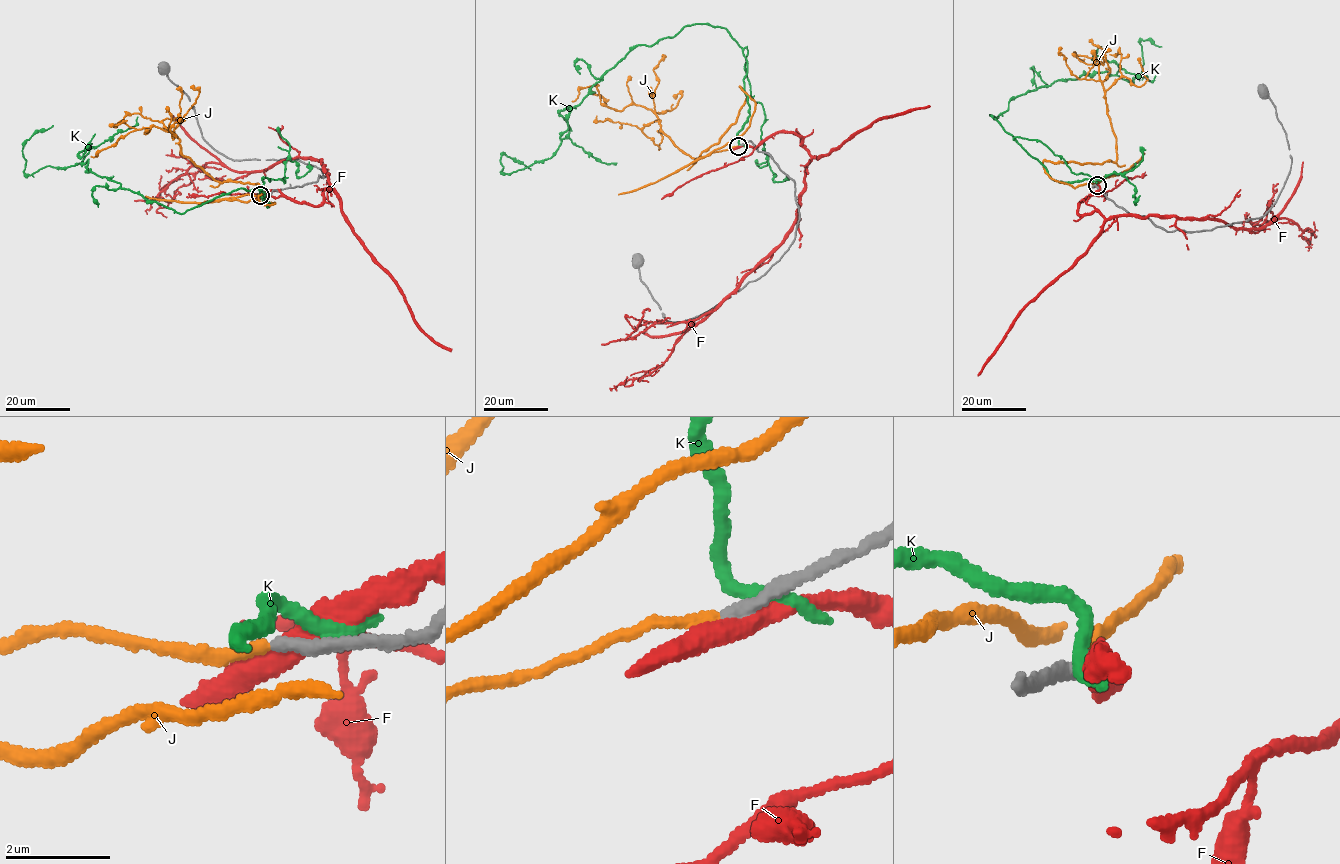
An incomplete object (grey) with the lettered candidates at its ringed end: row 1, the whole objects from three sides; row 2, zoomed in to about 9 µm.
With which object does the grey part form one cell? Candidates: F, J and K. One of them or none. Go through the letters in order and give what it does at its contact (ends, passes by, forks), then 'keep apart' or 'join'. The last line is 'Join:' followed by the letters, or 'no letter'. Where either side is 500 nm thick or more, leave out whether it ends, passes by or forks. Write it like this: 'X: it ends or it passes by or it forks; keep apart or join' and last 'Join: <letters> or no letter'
F: it passes by; keep apart
J: it ends; join
K: it ends; keep apart
Join: J

